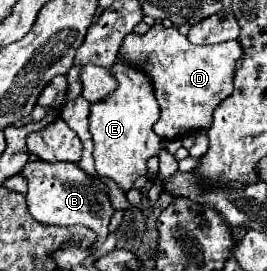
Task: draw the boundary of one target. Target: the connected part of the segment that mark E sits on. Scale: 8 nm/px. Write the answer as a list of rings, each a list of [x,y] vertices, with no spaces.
[[[116,61],[112,65],[112,73],[118,79],[118,89],[106,101],[94,103],[90,107],[90,133],[94,137],[94,167],[96,167],[96,173],[100,177],[112,179],[122,191],[130,191],[134,181],[140,175],[146,175],[146,161],[150,157],[158,155],[160,149],[164,149],[164,141],[152,131],[152,125],[160,117],[160,109],[158,109],[158,103],[154,99],[150,79],[146,75],[142,75],[138,69],[134,69],[130,65],[124,65],[120,61]]]

